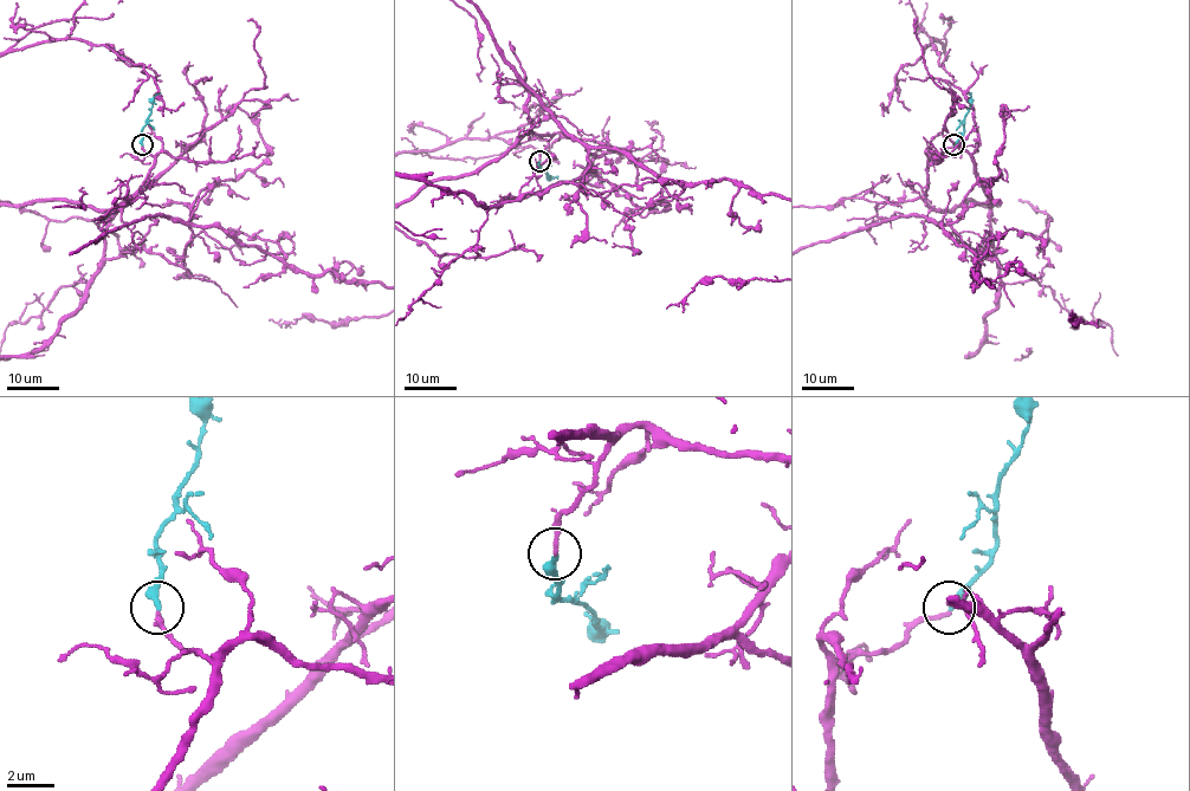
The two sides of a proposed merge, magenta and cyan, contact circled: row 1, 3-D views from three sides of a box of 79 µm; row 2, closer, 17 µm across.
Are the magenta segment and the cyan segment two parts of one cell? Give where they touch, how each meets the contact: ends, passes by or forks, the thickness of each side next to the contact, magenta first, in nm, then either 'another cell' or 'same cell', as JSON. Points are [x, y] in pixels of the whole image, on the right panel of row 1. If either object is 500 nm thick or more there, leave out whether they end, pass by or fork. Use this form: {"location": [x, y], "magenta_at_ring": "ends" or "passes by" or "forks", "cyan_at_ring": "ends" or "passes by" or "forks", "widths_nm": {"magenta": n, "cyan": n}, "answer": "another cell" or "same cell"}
{"location": [954, 144], "magenta_at_ring": "ends", "cyan_at_ring": "ends", "widths_nm": {"magenta": 170, "cyan": 280}, "answer": "same cell"}

